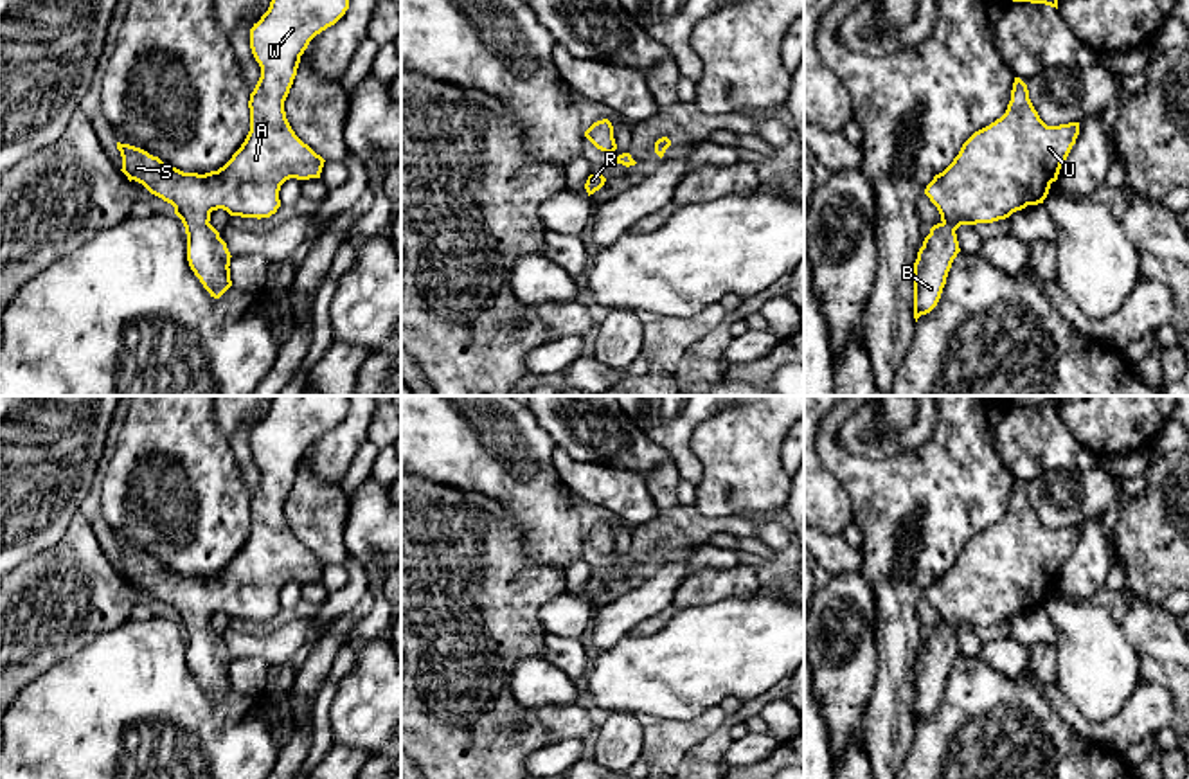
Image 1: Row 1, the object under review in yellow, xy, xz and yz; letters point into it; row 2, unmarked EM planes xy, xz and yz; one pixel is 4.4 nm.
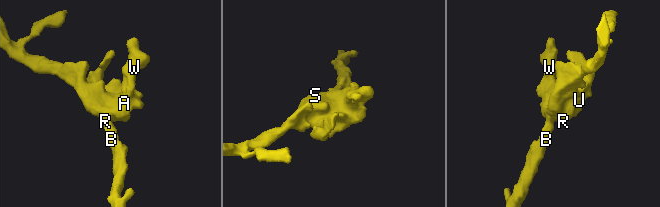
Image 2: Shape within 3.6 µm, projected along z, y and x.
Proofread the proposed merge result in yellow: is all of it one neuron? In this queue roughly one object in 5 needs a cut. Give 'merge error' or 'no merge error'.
no merge error

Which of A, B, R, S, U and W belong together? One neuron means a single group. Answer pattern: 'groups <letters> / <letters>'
groups A B R S U W

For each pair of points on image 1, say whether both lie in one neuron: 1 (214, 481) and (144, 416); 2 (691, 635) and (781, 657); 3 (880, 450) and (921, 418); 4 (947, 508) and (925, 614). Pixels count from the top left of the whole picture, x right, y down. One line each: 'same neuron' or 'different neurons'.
1: same neuron
2: same neuron
3: same neuron
4: different neurons

